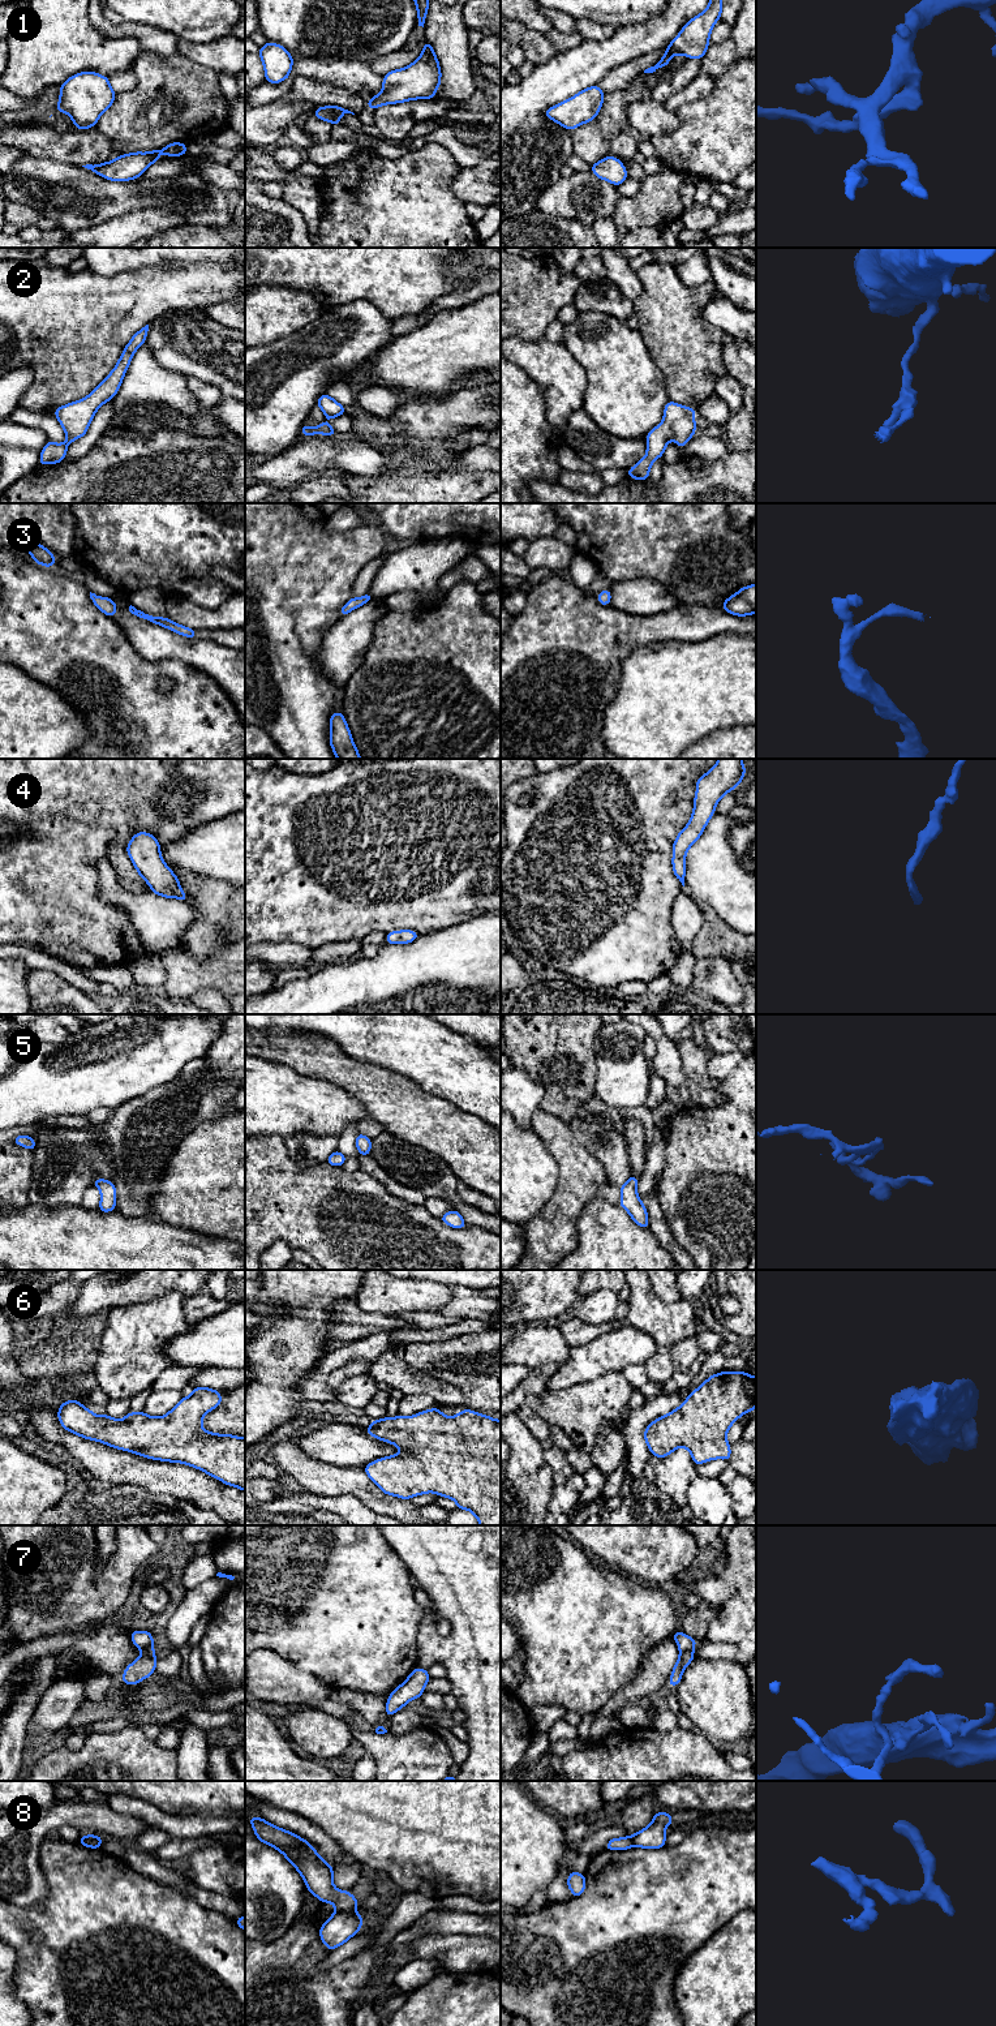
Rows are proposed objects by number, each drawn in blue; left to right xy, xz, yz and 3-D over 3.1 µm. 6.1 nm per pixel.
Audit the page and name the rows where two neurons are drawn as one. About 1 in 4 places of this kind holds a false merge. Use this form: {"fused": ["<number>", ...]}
{"fused": ["8"]}

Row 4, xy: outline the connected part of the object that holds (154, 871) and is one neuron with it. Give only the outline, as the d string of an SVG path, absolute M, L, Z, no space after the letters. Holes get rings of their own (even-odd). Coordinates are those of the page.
M136 833L126 846L126 853L151 892L162 897L188 901L177 876L162 859L159 841L153 834Z

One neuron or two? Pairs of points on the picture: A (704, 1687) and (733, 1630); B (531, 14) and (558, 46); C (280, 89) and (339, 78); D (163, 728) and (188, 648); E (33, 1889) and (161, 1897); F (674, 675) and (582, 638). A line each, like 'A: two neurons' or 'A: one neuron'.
A: two neurons
B: two neurons
C: one neuron
D: two neurons
E: two neurons
F: two neurons

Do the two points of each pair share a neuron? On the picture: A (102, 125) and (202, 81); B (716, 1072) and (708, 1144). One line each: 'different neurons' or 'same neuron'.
A: same neuron
B: different neurons

